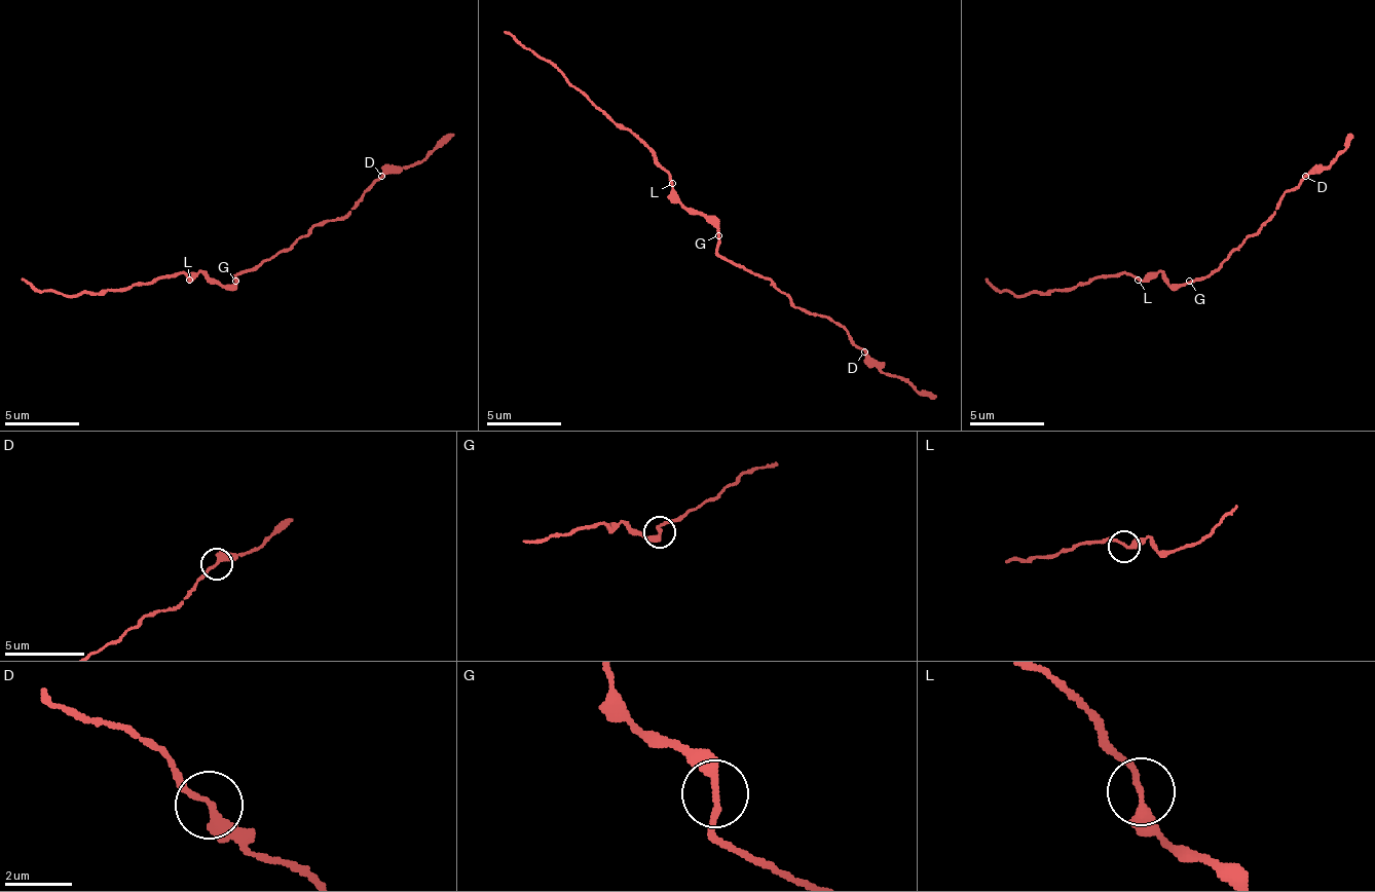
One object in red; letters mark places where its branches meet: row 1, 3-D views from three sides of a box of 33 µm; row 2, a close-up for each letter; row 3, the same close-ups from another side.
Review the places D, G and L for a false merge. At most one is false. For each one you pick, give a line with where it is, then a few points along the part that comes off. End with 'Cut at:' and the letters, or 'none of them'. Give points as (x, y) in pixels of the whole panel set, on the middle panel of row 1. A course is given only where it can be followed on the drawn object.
Cut at: none of them

